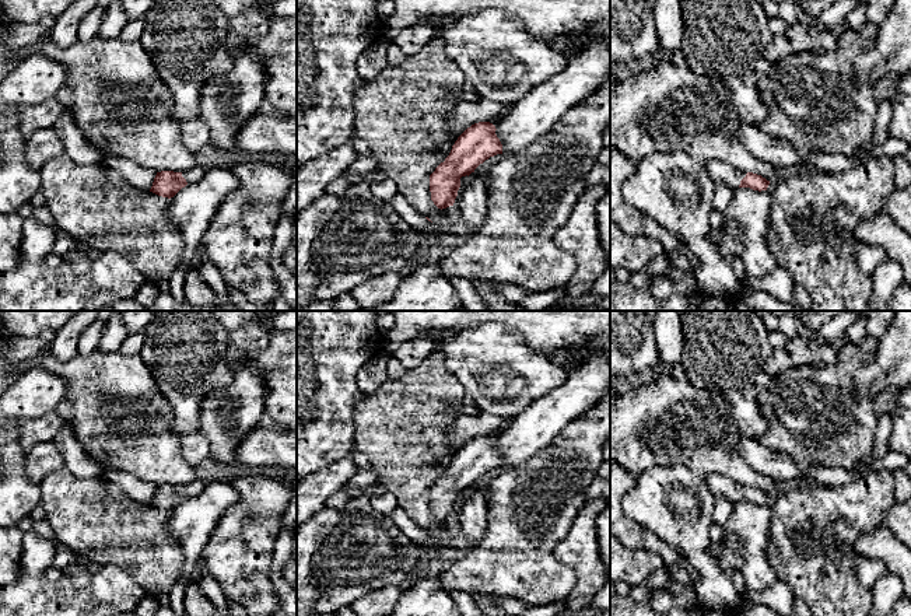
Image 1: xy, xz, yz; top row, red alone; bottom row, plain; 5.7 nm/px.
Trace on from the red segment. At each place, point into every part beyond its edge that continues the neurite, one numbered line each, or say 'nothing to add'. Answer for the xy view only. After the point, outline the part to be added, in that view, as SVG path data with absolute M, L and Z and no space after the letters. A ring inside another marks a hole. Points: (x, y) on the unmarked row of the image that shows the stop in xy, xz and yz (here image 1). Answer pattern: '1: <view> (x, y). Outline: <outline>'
1: xy (196, 486). Outline: M196 479L189 484L183 484L182 490L186 493L188 498L199 494L200 491L203 491L203 489L206 487L207 483Z

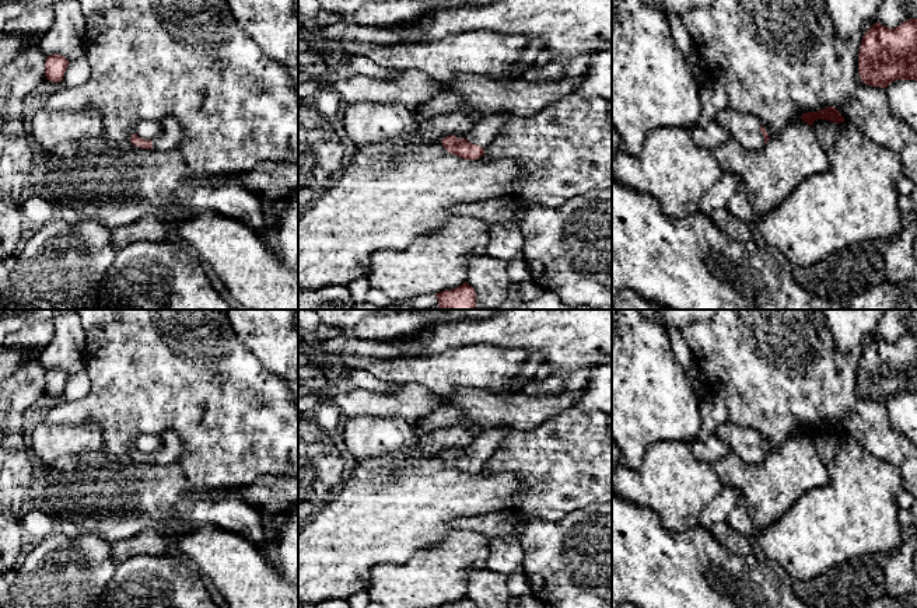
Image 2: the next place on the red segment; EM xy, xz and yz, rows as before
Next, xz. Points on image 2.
1: xz (482, 446). Outline: M511 427L483 429L466 440L465 452L473 458L487 462L498 445L507 438Z

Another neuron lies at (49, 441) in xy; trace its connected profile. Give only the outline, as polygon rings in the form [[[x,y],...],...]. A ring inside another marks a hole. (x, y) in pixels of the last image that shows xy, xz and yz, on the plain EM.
[[[92,420],[81,424],[42,422],[32,433],[31,455],[49,465],[62,457],[95,452],[104,445],[104,433]]]

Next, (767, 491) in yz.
[[[802,433],[792,434],[760,464],[748,464],[738,455],[729,454],[711,464],[722,486],[738,492],[738,504],[749,513],[756,534],[780,520],[808,490],[825,486],[829,467],[819,458],[811,438]]]

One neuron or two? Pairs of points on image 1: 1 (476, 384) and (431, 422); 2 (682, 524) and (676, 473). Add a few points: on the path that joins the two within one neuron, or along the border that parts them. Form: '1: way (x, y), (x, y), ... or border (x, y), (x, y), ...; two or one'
1: border (445, 367), (462, 385), (469, 401); two
2: way (679, 511), (676, 506), (676, 486); one

